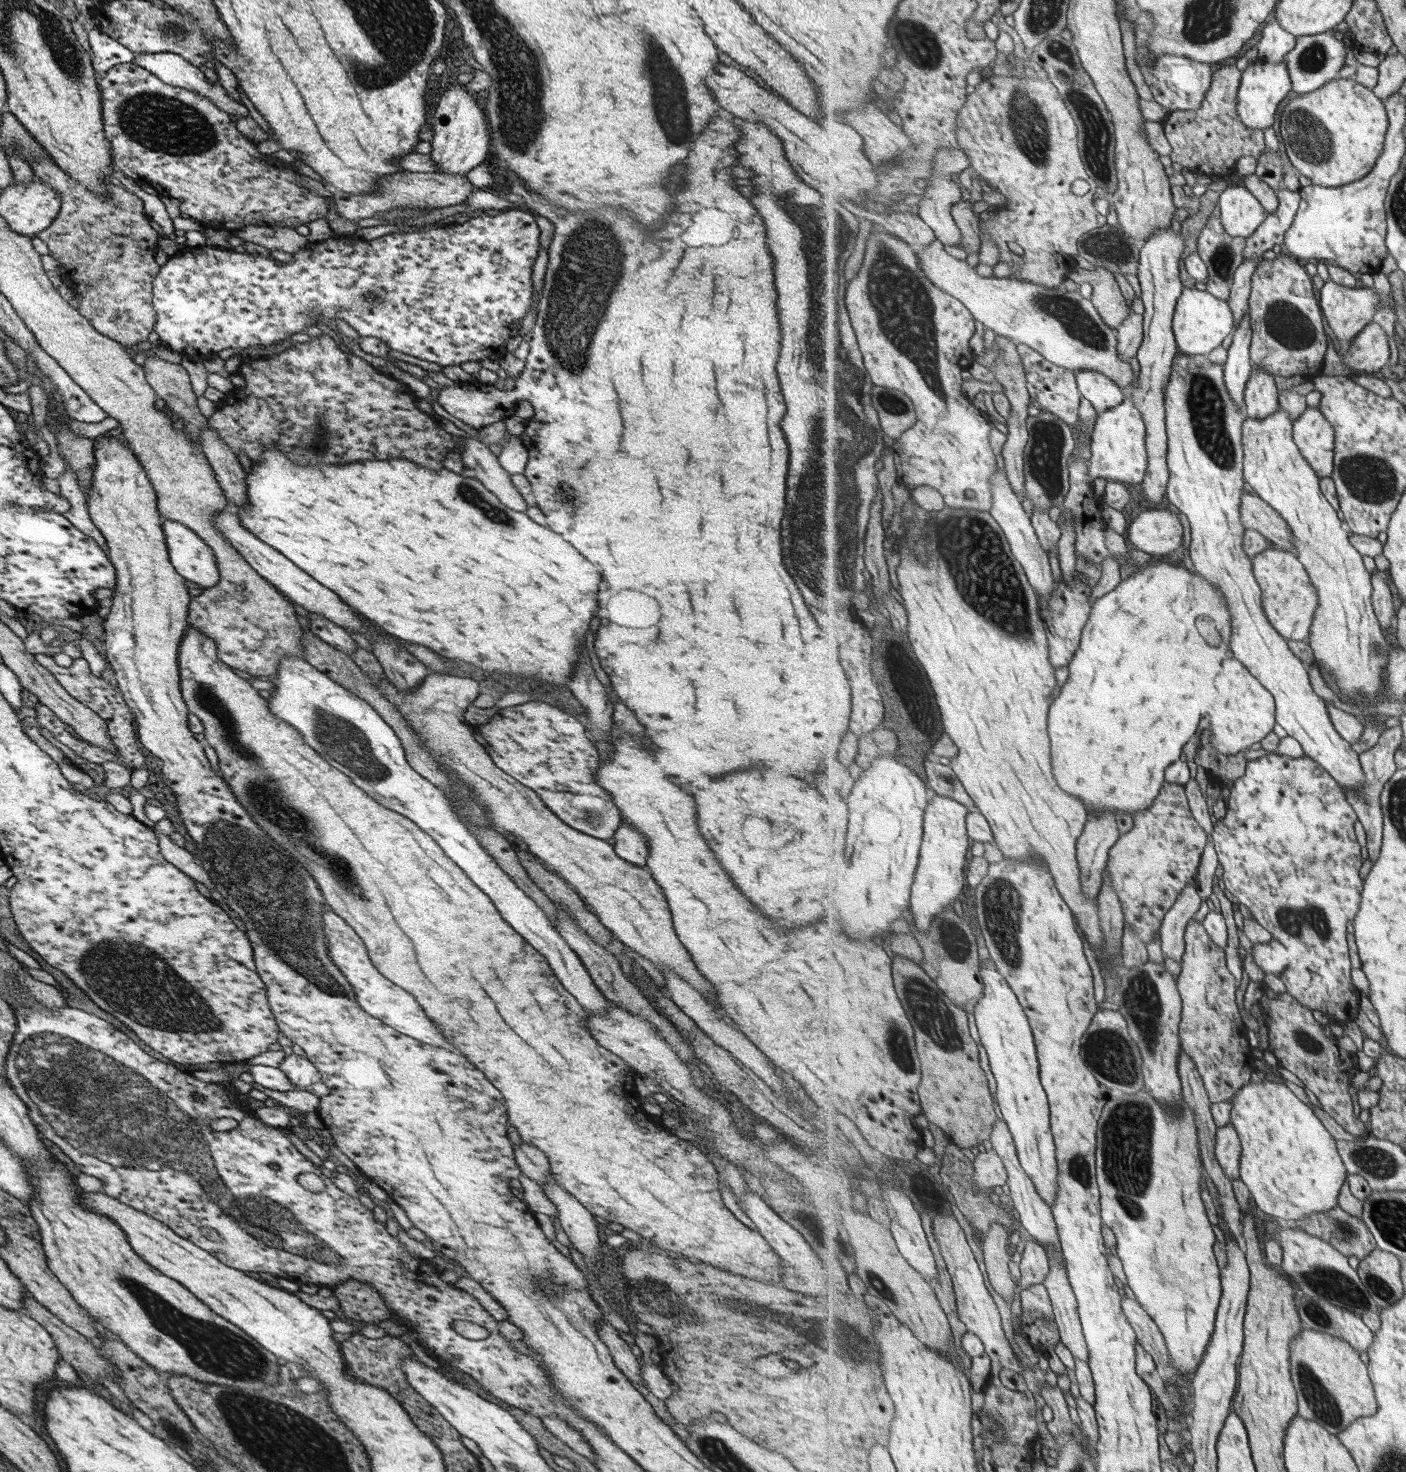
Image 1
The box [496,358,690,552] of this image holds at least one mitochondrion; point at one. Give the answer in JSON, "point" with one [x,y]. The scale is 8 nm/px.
{"point":[568,495]}

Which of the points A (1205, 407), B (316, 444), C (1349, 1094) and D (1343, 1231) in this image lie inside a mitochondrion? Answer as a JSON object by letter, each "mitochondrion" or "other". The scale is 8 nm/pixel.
{"A":"mitochondrion","B":"mitochondrion","C":"other","D":"mitochondrion"}

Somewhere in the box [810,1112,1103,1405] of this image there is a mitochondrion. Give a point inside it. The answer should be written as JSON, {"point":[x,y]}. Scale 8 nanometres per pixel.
{"point":[1080,1170]}

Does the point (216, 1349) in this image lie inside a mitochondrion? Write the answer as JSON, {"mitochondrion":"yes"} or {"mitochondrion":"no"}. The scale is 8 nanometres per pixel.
{"mitochondrion":"yes"}

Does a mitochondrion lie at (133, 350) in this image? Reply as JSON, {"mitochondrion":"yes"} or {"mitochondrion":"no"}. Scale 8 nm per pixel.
{"mitochondrion":"no"}

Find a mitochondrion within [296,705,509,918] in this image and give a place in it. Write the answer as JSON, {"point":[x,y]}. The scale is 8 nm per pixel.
{"point":[350,745]}

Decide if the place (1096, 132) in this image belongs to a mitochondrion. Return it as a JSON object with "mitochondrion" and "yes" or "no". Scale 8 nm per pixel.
{"mitochondrion":"yes"}

